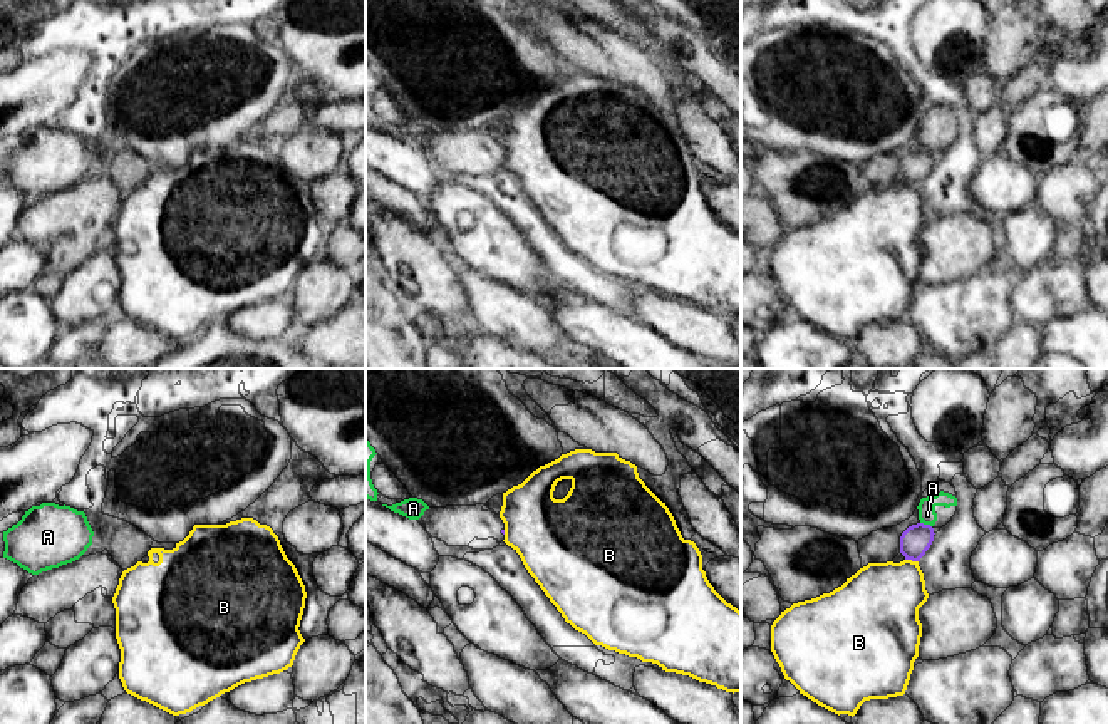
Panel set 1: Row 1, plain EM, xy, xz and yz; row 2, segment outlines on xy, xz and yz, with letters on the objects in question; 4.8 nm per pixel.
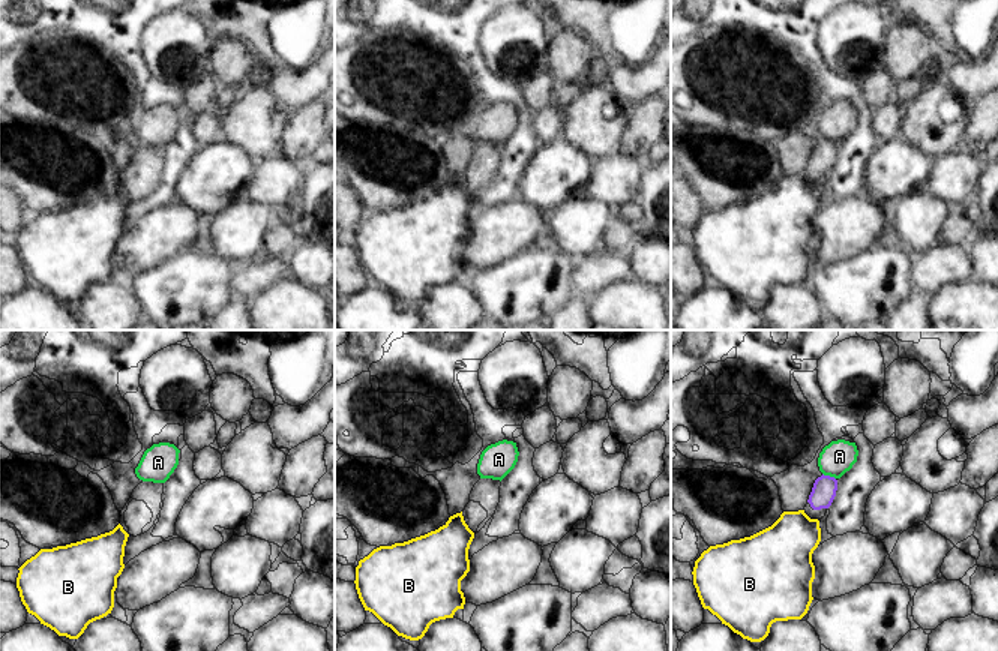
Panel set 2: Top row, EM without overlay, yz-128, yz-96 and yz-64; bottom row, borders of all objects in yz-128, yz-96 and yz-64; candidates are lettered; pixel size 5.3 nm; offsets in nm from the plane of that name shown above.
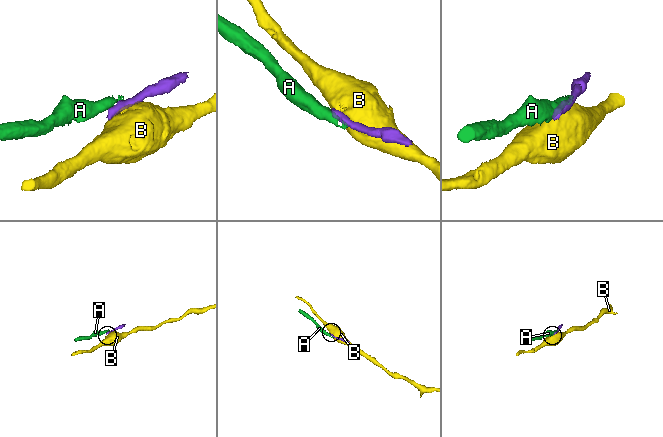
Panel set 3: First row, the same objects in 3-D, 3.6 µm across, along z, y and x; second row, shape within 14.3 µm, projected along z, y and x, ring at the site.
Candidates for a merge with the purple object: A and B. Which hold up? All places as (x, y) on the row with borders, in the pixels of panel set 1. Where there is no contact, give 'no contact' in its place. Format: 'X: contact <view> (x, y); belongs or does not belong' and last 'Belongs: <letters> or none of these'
A: contact yz (926, 525); does not belong
B: contact yz (912, 560); does not belong
Belongs: none of these

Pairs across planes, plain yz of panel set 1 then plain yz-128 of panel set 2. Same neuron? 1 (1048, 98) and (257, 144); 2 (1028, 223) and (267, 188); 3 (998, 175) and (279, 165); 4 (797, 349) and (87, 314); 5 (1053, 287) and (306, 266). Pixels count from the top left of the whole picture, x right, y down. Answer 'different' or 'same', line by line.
1: same
2: different
3: different
4: different
5: different

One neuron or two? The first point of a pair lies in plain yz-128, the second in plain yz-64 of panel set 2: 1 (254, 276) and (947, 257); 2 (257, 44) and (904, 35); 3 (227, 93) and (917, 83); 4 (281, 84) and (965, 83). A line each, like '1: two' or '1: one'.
1: one
2: two
3: one
4: one

